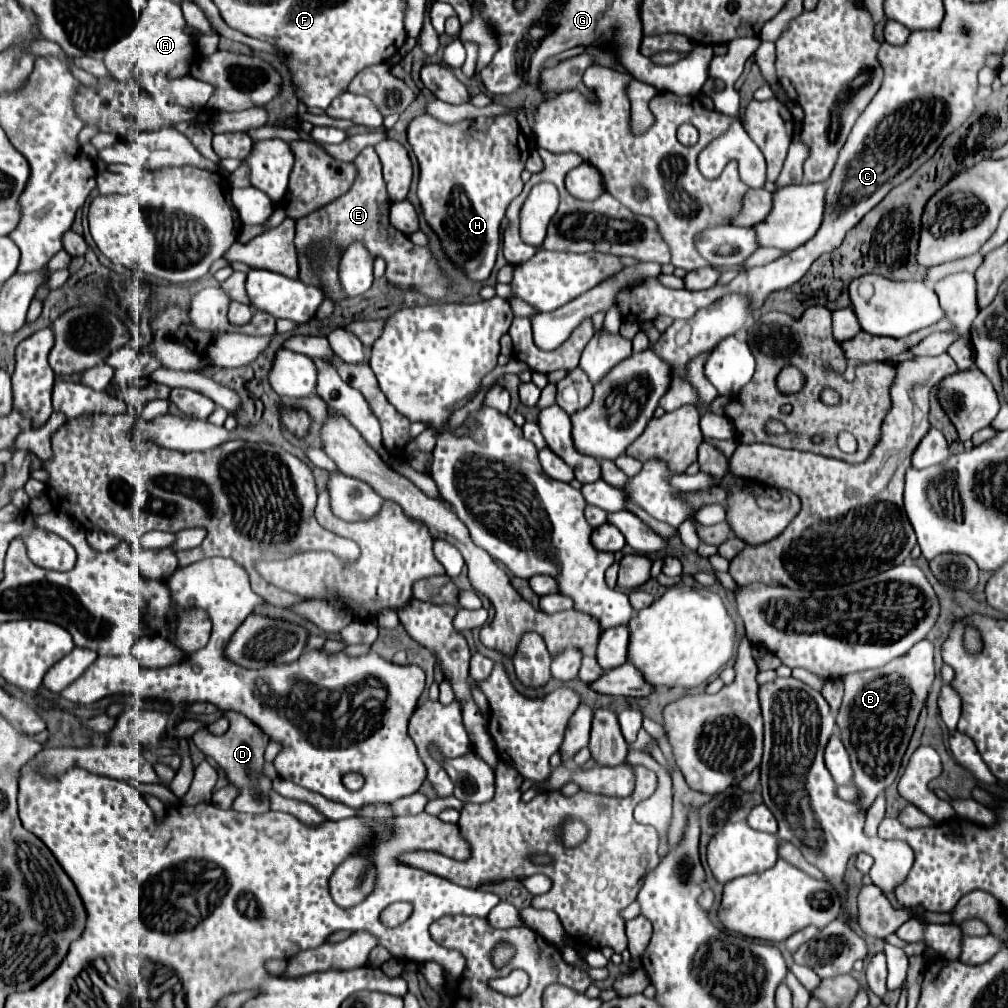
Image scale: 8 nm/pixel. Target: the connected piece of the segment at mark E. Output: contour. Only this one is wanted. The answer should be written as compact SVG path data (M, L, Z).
M367 146L355 160L353 160L355 168L357 168L357 178L353 182L353 186L349 188L349 192L345 192L343 196L339 196L337 200L333 200L331 204L327 204L325 208L319 208L315 212L311 212L309 216L303 216L301 220L297 220L297 236L295 236L295 246L297 246L297 254L299 254L299 278L305 284L313 284L319 286L319 280L313 272L313 264L309 260L309 244L319 242L321 238L329 236L333 244L338 248L346 250L355 240L361 240L367 250L377 258L385 258L387 262L387 280L393 282L399 288L417 288L421 290L425 296L429 298L443 298L447 296L447 286L443 280L441 270L437 268L435 258L431 256L427 246L413 246L409 242L409 238L405 234L401 234L399 230L395 230L389 224L387 212L389 212L389 198L385 192L385 182L383 182L383 174L381 174L381 162L379 156L375 154L373 146Z

